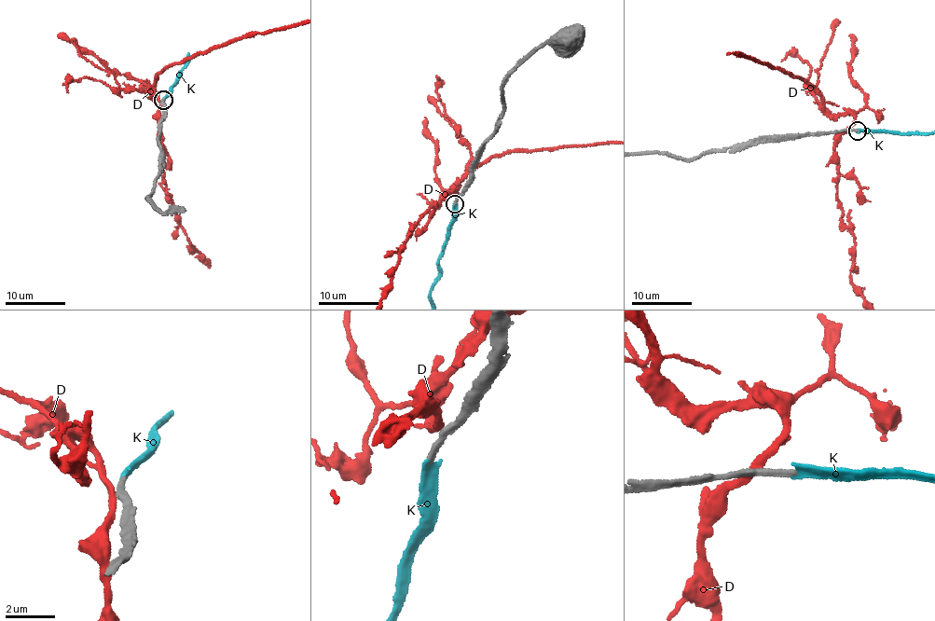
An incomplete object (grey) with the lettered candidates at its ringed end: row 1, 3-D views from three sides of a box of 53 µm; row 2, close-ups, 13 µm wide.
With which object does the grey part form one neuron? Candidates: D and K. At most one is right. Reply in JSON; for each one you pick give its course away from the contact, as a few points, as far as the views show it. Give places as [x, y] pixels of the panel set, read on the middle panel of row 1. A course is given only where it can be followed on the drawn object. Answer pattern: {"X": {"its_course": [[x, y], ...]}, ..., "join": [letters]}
{"join": ["K"]}

